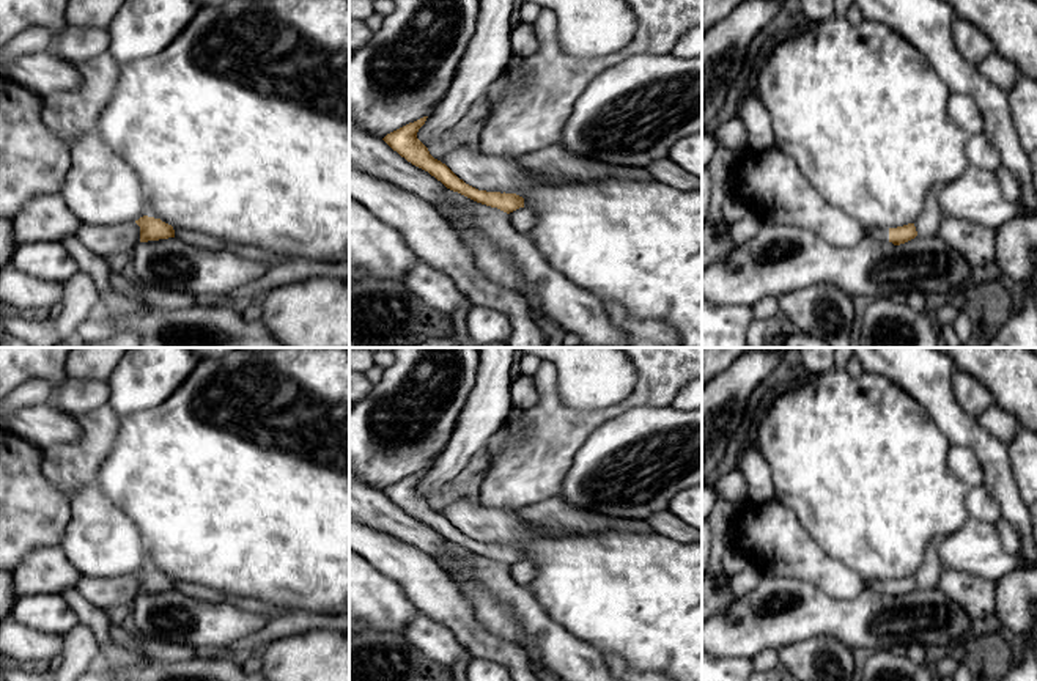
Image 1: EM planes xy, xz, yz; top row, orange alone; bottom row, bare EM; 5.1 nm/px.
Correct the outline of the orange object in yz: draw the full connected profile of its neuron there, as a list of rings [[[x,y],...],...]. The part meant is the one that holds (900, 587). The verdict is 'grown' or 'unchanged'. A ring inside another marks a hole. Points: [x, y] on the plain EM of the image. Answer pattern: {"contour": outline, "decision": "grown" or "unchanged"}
{"contour": [[[914,576],[897,580],[864,580],[864,590],[889,593],[894,598],[905,596],[917,588]]], "decision": "grown"}

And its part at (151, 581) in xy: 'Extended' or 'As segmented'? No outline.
As segmented

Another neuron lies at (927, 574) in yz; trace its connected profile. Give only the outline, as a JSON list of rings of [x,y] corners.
[[[930,547],[925,552],[925,557],[922,560],[922,565],[917,568],[914,579],[917,583],[917,588],[921,590],[933,590],[938,583],[939,574],[941,574],[941,563],[936,557],[935,547]]]

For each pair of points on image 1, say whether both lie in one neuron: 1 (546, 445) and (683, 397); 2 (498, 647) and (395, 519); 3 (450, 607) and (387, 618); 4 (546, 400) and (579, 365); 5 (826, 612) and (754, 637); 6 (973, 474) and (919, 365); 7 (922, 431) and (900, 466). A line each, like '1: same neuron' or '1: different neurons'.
1: different neurons
2: different neurons
3: different neurons
4: different neurons
5: same neuron
6: different neurons
7: same neuron

